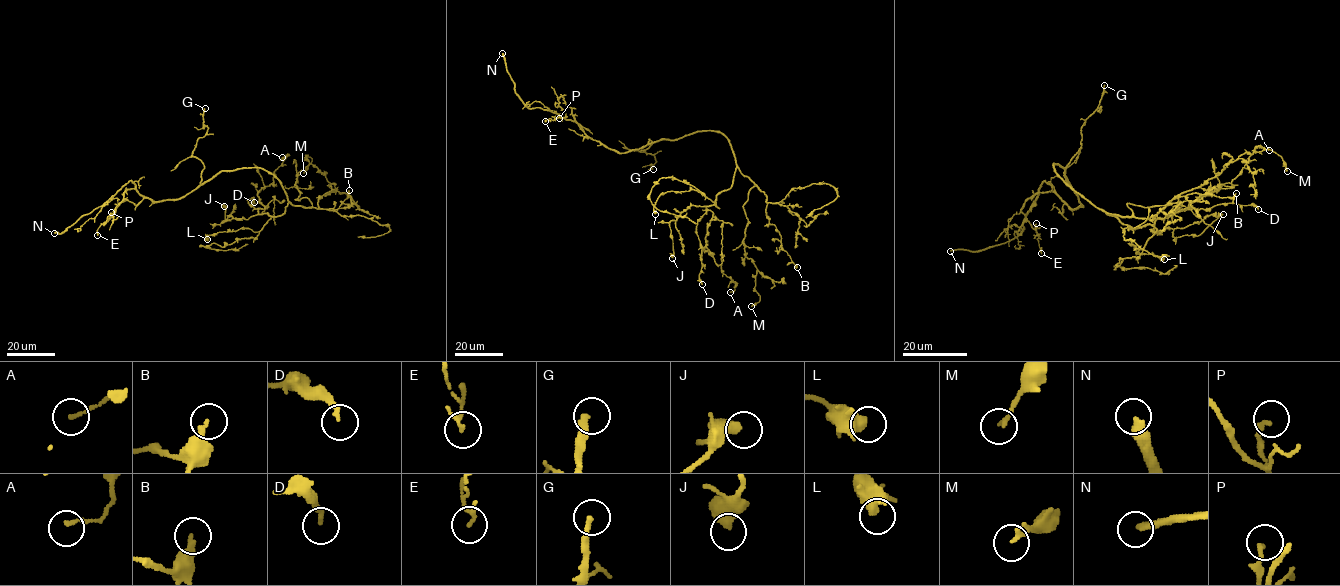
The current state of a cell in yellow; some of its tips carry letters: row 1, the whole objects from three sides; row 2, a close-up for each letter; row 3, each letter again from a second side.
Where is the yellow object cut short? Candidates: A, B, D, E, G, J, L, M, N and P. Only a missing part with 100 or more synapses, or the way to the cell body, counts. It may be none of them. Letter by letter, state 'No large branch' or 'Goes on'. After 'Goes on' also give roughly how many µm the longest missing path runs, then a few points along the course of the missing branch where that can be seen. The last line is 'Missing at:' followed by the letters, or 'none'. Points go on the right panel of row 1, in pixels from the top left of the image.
A: No large branch
B: No large branch
D: No large branch
E: No large branch
G: No large branch
J: No large branch
L: No large branch
M: No large branch
N: Goes on. Missing length about 10 µm. Course of what is missing: (950, 251), (922, 260)
P: No large branch
Missing at: N

